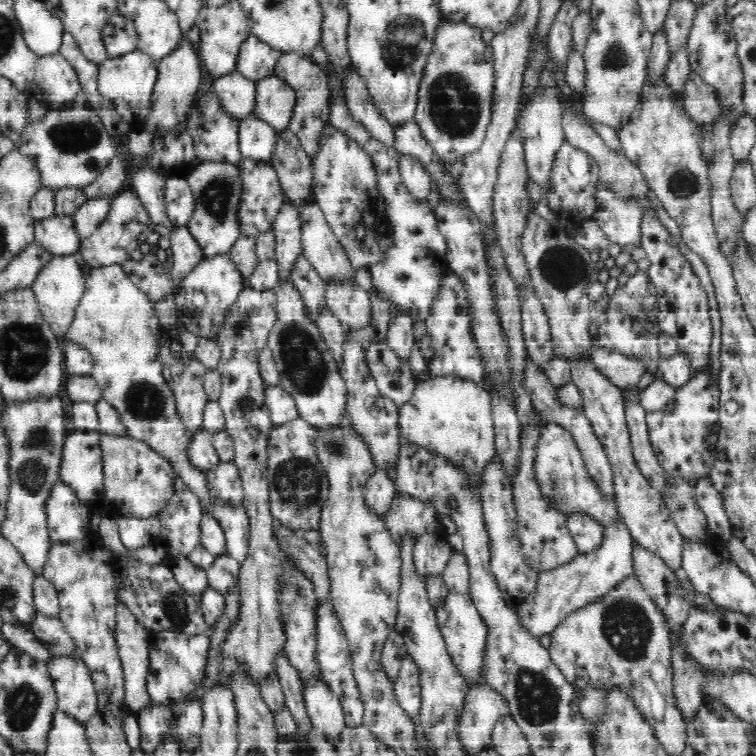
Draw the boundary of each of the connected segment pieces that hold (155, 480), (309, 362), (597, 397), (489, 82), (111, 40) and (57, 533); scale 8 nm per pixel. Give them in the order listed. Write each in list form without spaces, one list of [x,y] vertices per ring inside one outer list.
[[[103,434],[100,438],[104,474],[104,498],[114,504],[122,515],[148,518],[166,508],[168,499],[179,489],[174,487],[171,463],[144,442],[130,436]]]
[[[278,278],[272,291],[278,299],[274,304],[278,319],[268,336],[267,347],[273,352],[274,362],[280,373],[280,386],[292,395],[299,416],[308,425],[322,431],[336,429],[347,410],[347,390],[334,353],[326,347],[319,328],[307,315],[301,296],[297,294],[291,279],[280,282]]]
[[[589,354],[586,358],[580,356],[578,360],[570,360],[569,363],[571,368],[571,382],[573,382],[576,388],[581,390],[583,394],[582,399],[584,399],[584,406],[582,410],[586,414],[588,423],[590,423],[592,429],[594,429],[594,435],[596,435],[598,441],[602,443],[608,461],[610,465],[612,465],[612,473],[614,474],[613,494],[617,507],[619,508],[619,516],[623,518],[625,527],[630,531],[634,543],[638,543],[638,545],[644,547],[646,551],[650,551],[650,553],[658,556],[666,563],[666,566],[670,570],[680,571],[685,540],[680,535],[676,523],[670,516],[670,511],[665,505],[663,495],[650,485],[650,482],[642,475],[642,472],[640,472],[636,465],[635,458],[633,457],[633,449],[631,448],[631,437],[625,418],[625,398],[621,388],[612,384],[601,372],[595,369]]]
[[[443,21],[442,24],[436,29],[434,44],[432,46],[432,53],[429,57],[428,63],[424,68],[422,80],[420,80],[419,88],[419,102],[415,110],[414,122],[420,127],[423,137],[428,141],[428,144],[436,155],[440,157],[440,160],[445,161],[447,164],[452,162],[462,161],[467,155],[472,152],[476,152],[487,135],[488,124],[491,123],[492,118],[492,103],[494,103],[494,92],[495,92],[495,54],[492,50],[490,42],[484,42],[482,39],[482,30],[475,25],[466,24],[464,21]]]
[[[119,11],[103,28],[103,43],[109,58],[117,58],[136,50],[138,37],[133,22]]]
[[[60,481],[52,487],[46,503],[47,525],[54,544],[81,540],[93,534],[90,512],[70,487]]]

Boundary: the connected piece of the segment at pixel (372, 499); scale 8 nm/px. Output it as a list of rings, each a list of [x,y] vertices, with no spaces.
[[[377,471],[364,489],[365,503],[374,515],[385,515],[391,507],[398,490],[394,482],[382,472]]]

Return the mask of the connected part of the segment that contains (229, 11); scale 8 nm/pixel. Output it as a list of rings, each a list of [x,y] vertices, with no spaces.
[[[238,1],[229,3],[224,7],[203,6],[196,17],[195,25],[200,31],[200,42],[195,50],[200,60],[202,60],[202,66],[206,68],[206,72],[212,78],[220,79],[237,71],[240,48],[246,42],[248,35],[251,34],[247,13],[244,12]]]

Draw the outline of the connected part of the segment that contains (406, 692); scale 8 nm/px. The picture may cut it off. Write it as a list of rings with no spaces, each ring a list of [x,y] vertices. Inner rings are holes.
[[[406,654],[399,670],[399,676],[394,682],[395,697],[404,712],[415,719],[421,708],[420,678],[421,669],[417,667],[414,659]]]

